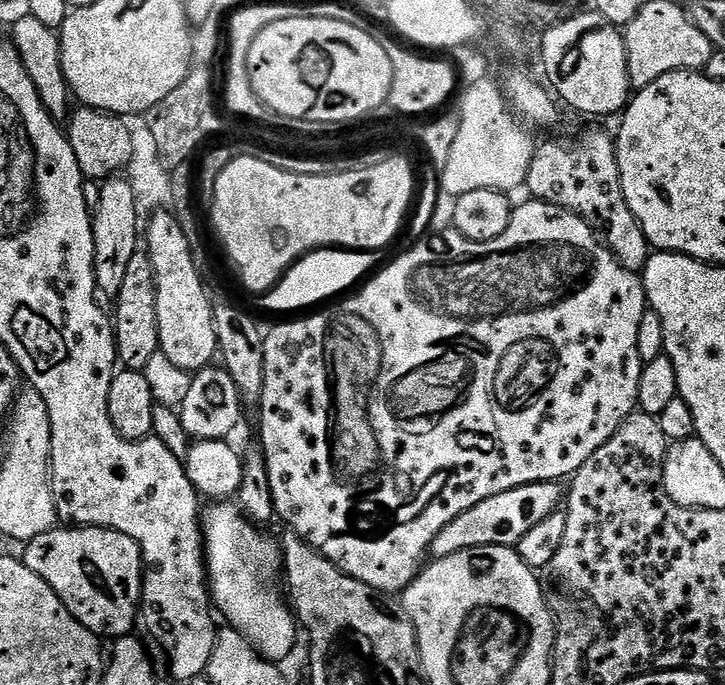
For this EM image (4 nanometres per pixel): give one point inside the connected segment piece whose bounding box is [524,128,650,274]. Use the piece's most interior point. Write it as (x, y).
(580, 173)

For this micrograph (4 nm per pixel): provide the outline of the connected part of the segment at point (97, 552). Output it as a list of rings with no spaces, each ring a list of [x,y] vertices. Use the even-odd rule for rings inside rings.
[[[55,526],[25,543],[22,550],[26,567],[51,586],[66,610],[95,636],[127,636],[138,624],[144,591],[144,559],[140,544],[125,532],[91,526]]]

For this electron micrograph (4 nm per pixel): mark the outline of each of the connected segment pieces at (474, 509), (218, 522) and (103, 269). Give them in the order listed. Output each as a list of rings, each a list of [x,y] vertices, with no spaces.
[[[539,480],[526,486],[518,486],[514,490],[506,490],[502,494],[494,494],[494,498],[486,498],[478,502],[478,506],[470,506],[454,522],[442,526],[438,536],[434,538],[430,552],[437,560],[450,558],[450,554],[458,554],[462,550],[470,550],[478,546],[502,546],[503,548],[515,548],[516,543],[522,538],[522,534],[542,518],[548,518],[550,514],[558,511],[562,504],[562,488],[559,483],[551,480]]]
[[[212,502],[203,509],[204,559],[215,611],[220,611],[264,659],[284,662],[296,648],[298,621],[282,595],[281,585],[276,585],[276,573],[278,576],[282,570],[281,541],[264,532],[241,513],[239,503]]]
[[[109,178],[100,184],[101,201],[92,218],[94,234],[94,270],[96,291],[101,297],[114,298],[122,290],[122,278],[130,267],[130,258],[138,251],[136,239],[141,239],[142,229],[135,216],[134,192],[127,178]]]

